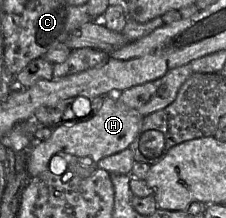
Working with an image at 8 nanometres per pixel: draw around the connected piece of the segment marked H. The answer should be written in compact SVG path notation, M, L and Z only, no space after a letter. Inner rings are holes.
M117 95L103 97L100 108L74 120L63 121L53 129L49 139L35 142L28 150L27 173L29 178L38 176L49 165L55 154L66 153L77 157L90 157L96 164L104 157L116 154L130 146L138 134L144 116L122 104Z

